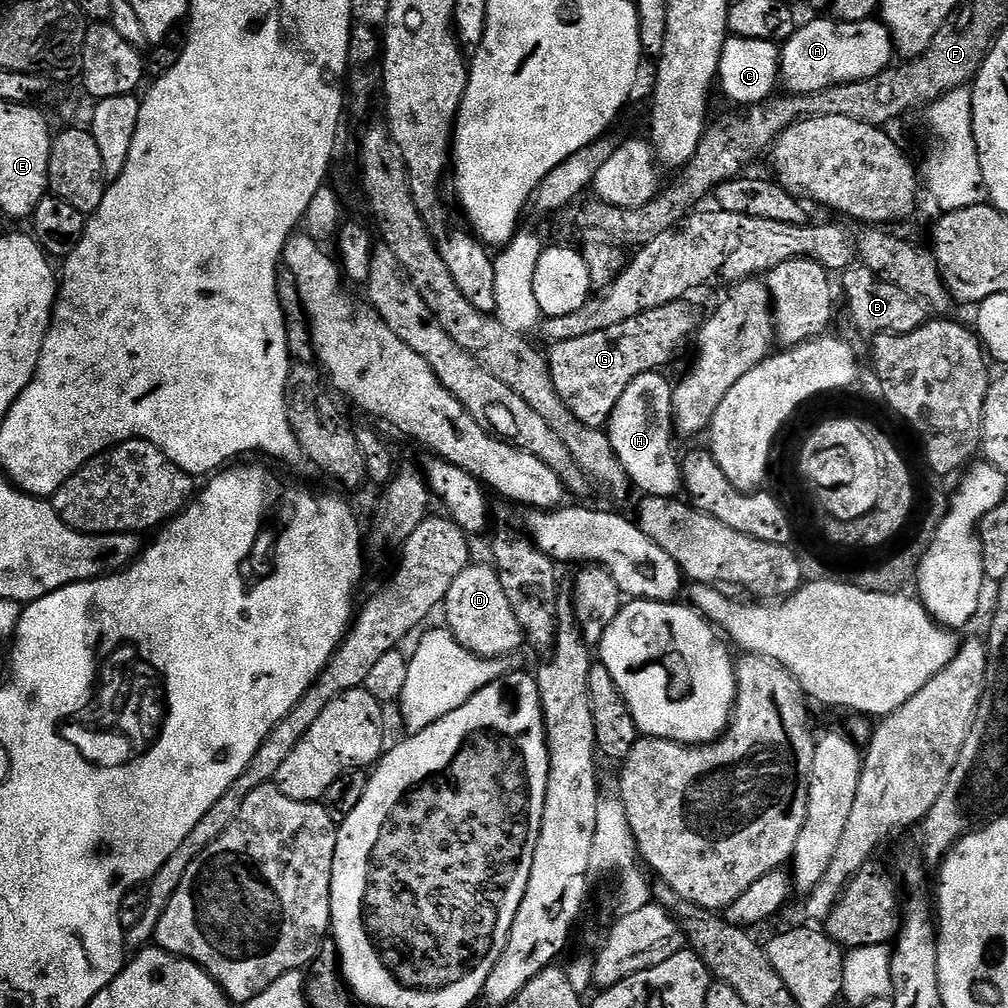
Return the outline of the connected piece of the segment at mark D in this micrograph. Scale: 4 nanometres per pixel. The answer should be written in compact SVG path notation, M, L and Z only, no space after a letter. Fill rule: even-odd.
M469 563L468 567L450 582L450 588L442 605L443 623L452 637L466 650L487 660L508 658L511 652L516 652L525 643L524 632L514 618L514 610L510 610L506 594L502 590L500 573L491 563Z

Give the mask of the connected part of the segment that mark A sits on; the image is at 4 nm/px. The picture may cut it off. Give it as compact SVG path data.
M827 18L828 20L812 20L809 24L801 23L790 39L783 41L779 49L780 78L779 83L784 84L789 93L805 96L818 90L826 90L835 84L849 84L866 78L874 78L885 72L893 63L894 45L892 33L879 19L863 20L843 24L841 20Z

